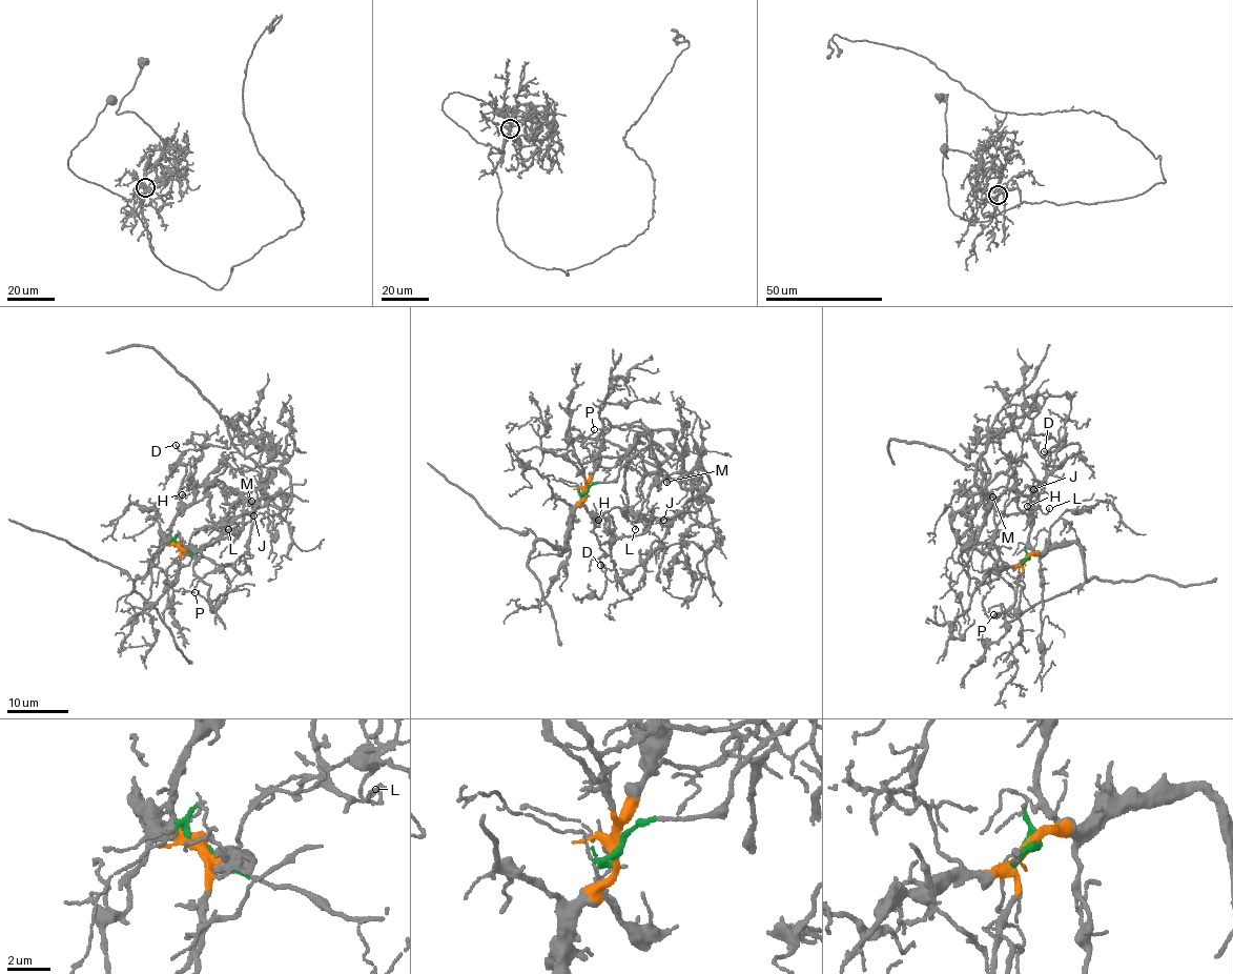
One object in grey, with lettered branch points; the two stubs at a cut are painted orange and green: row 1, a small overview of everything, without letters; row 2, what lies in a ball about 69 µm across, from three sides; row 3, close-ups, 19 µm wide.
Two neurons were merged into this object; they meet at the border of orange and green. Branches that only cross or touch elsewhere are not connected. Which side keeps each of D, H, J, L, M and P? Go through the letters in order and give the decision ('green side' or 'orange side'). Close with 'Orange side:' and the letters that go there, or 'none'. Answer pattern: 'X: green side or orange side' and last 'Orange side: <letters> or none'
D: orange side
H: orange side
J: green side
L: green side
M: green side
P: orange side
Orange side: D, H, P

